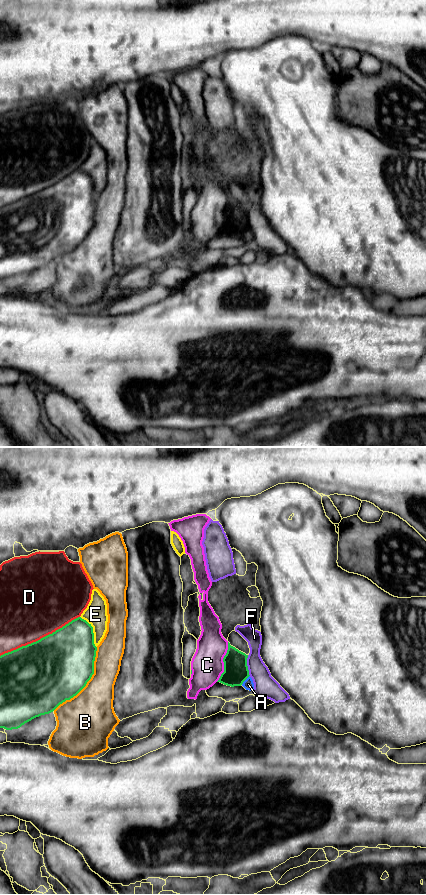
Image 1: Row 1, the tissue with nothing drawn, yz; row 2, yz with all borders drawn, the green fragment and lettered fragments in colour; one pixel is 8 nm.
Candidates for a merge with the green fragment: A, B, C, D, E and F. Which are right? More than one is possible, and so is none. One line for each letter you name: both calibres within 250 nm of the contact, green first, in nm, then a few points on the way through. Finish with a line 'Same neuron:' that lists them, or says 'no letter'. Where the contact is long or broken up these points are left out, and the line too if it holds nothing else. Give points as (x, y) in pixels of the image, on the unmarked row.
Same neuron: no letter

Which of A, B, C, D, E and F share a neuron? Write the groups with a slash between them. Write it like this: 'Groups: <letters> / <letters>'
Groups: A / B / C / D / E / F

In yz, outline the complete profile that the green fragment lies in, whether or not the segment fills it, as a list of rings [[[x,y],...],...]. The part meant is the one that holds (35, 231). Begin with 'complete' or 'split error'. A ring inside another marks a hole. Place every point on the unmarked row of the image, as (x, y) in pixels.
complete; [[[78,169],[40,192],[0,208],[0,280],[18,281],[41,267],[53,264],[60,256],[76,248],[94,226],[97,199],[93,179]]]

